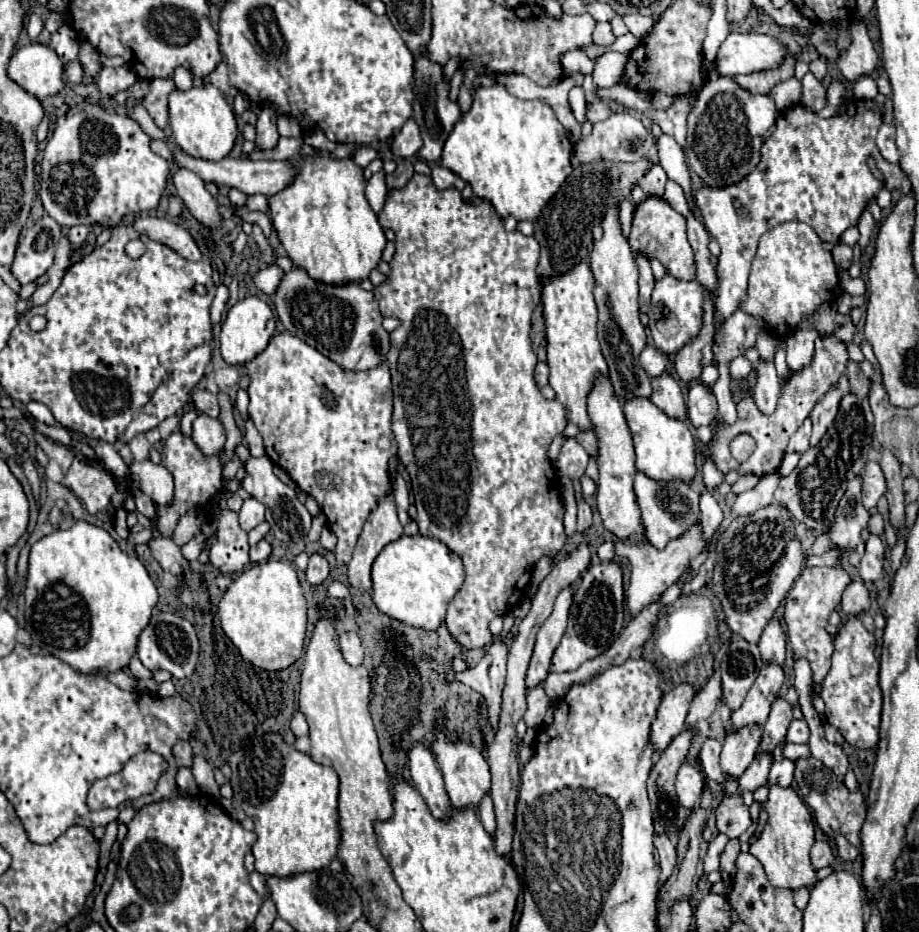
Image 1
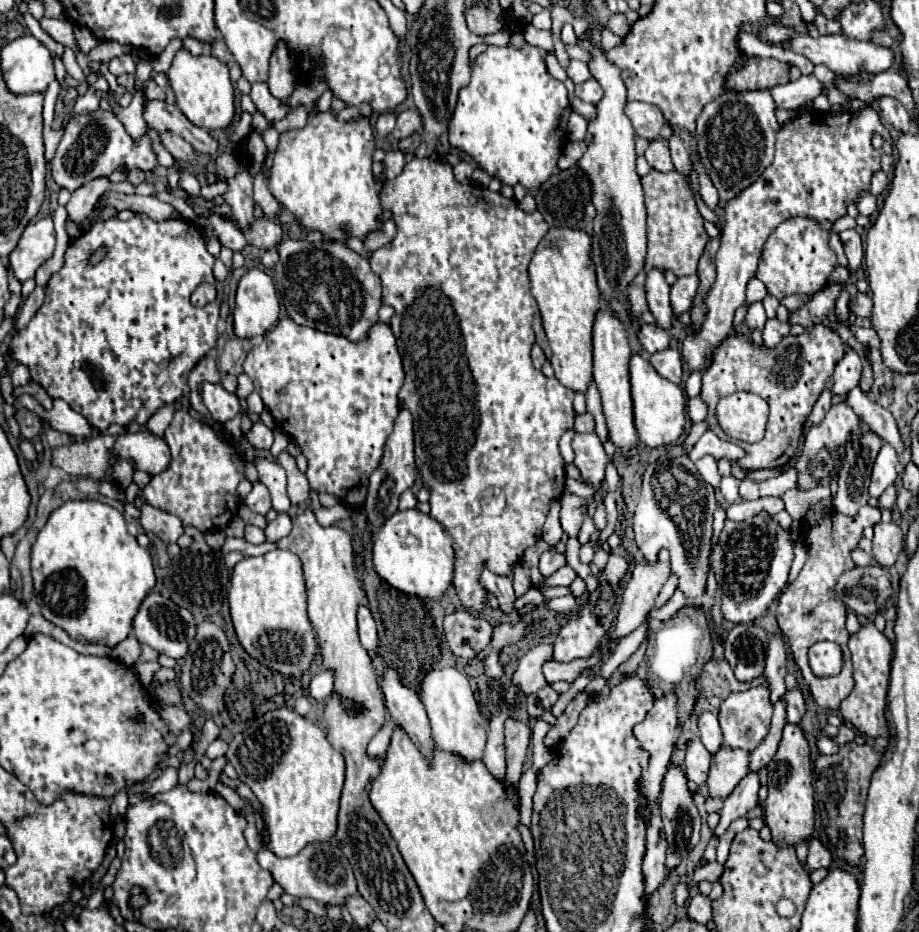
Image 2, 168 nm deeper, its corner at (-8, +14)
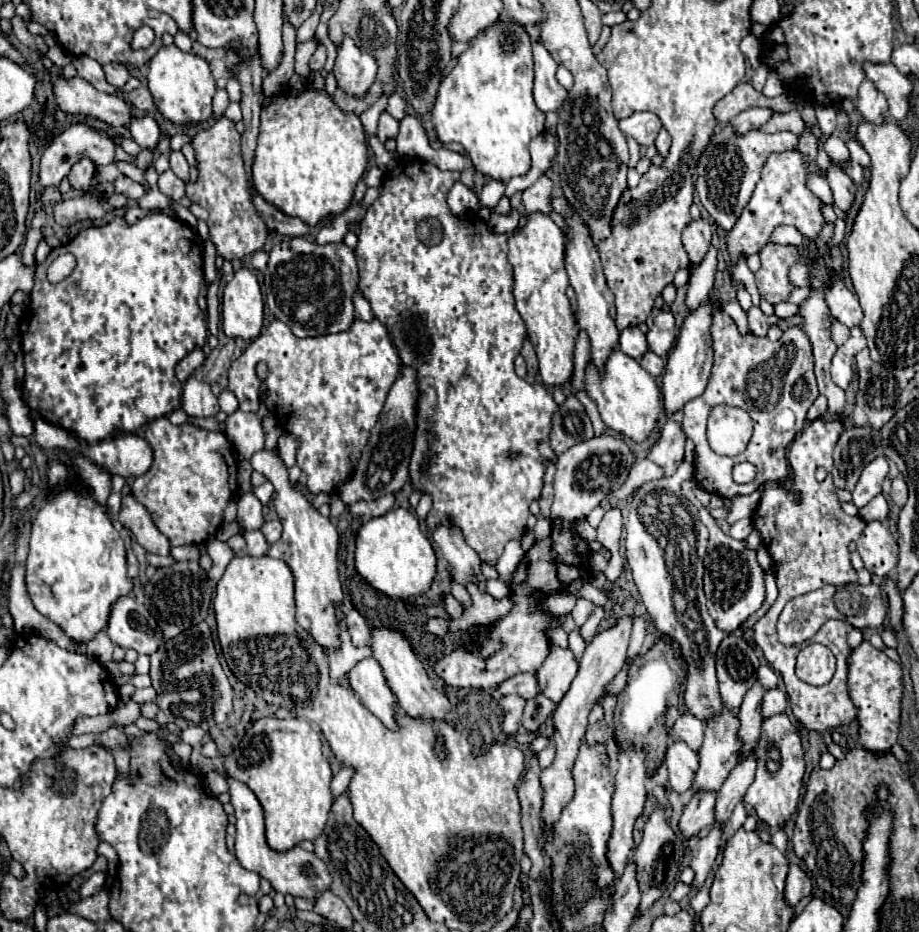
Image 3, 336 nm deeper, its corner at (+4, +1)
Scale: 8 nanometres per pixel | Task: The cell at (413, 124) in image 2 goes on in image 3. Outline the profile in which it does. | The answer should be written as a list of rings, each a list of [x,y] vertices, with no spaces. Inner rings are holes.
[[[383,113],[381,119],[379,119],[379,129],[377,129],[377,137],[381,143],[389,141],[389,139],[395,139],[399,133],[399,121],[393,119],[389,113]]]

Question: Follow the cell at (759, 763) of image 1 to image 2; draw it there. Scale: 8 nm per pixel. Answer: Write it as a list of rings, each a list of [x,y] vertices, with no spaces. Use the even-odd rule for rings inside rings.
[[[745,776],[739,786],[735,788],[735,792],[725,800],[723,808],[721,808],[721,820],[719,824],[713,828],[715,838],[721,838],[725,834],[725,830],[731,826],[733,820],[745,816],[749,810],[753,810],[759,804],[757,798],[759,792],[759,776]]]

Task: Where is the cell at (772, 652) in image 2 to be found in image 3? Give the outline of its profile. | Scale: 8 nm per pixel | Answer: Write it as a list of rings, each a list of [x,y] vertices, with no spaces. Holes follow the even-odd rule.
[[[757,681],[745,695],[743,705],[739,709],[739,719],[741,719],[741,727],[739,727],[739,737],[743,737],[745,747],[741,757],[745,757],[759,741],[759,725],[763,723],[761,717],[761,705],[763,705],[763,693],[765,687],[761,685],[761,681]]]

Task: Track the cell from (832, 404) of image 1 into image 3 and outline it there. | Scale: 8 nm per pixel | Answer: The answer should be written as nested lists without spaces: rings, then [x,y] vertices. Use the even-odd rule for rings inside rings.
[[[837,351],[835,357],[833,357],[833,363],[831,363],[831,379],[833,379],[833,383],[839,385],[841,389],[847,389],[847,385],[851,383],[851,377],[853,377],[851,361],[841,351]]]

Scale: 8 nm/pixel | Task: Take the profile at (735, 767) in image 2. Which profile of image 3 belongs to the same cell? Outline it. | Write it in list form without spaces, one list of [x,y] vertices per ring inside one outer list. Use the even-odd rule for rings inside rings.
[[[693,793],[679,821],[685,837],[697,835],[703,827],[715,823],[715,793]]]

